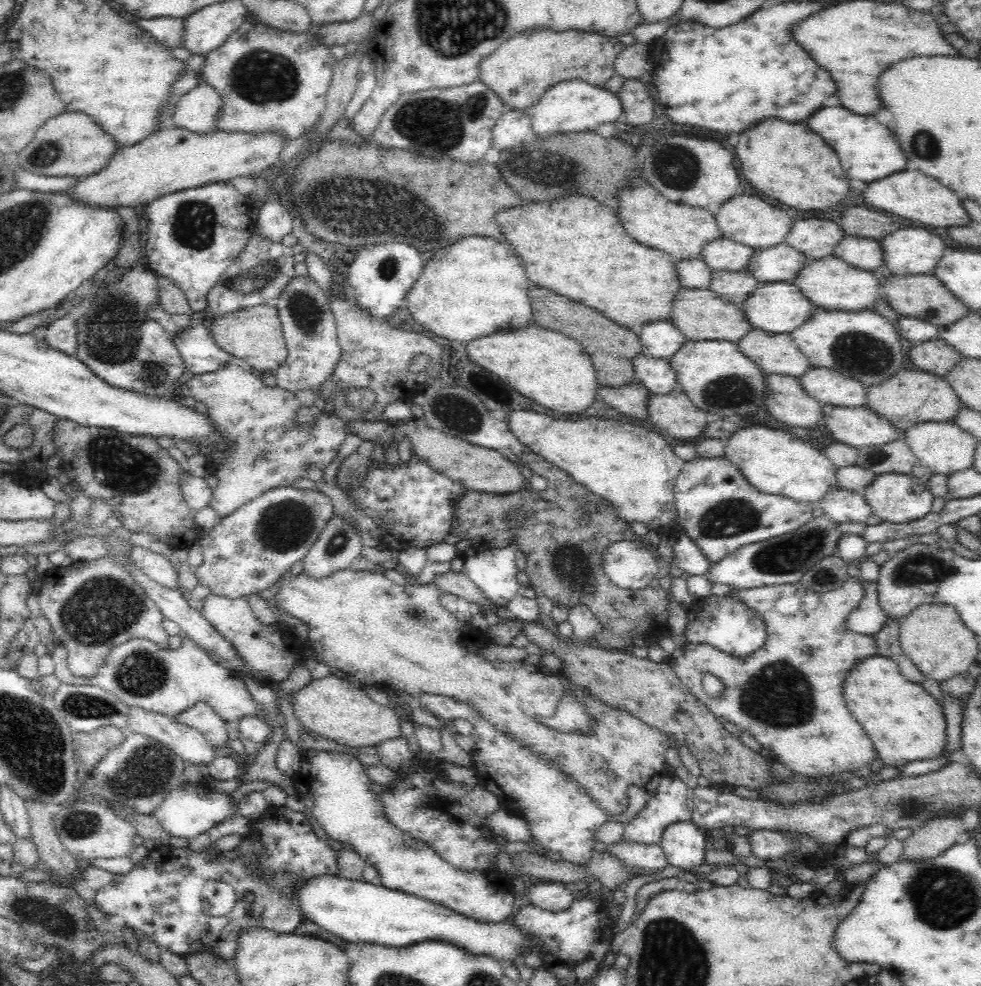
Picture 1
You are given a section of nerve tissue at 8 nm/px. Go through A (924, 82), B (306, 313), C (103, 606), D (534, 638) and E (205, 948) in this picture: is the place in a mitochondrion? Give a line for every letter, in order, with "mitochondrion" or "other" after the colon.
A: other
B: mitochondrion
C: mitochondrion
D: other
E: other

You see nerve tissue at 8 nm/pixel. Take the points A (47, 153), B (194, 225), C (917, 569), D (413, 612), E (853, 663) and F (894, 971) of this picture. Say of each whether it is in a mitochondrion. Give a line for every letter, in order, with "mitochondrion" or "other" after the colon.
A: mitochondrion
B: mitochondrion
C: mitochondrion
D: mitochondrion
E: other
F: other

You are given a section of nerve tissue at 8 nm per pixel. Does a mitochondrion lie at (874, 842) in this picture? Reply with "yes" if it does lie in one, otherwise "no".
no

